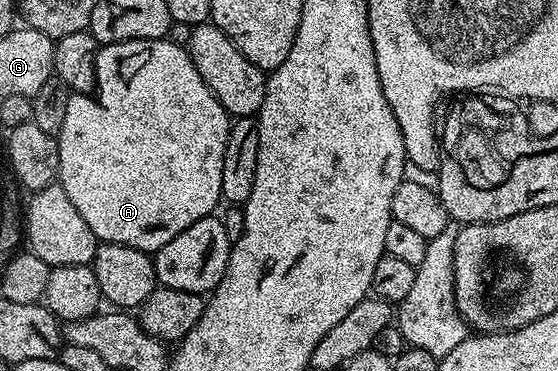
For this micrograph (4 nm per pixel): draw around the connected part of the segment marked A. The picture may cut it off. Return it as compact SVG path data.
M167 37L147 38L146 40L130 40L129 42L115 42L109 46L101 45L96 52L96 85L94 92L76 92L69 97L66 104L66 121L62 123L58 135L60 144L60 172L58 175L58 185L66 192L66 196L70 196L74 208L78 208L78 216L82 216L82 220L86 220L86 224L90 224L90 232L94 232L94 236L100 242L113 242L114 244L122 244L129 246L135 250L143 250L145 252L155 252L162 248L162 244L170 244L170 240L174 240L174 236L178 236L178 232L186 232L186 228L190 228L190 224L194 224L198 220L209 217L213 213L212 210L216 205L222 202L222 160L226 156L226 144L228 143L228 132L230 129L230 116L222 108L222 104L214 96L214 92L210 92L210 88L206 88L206 80L202 80L202 76L198 76L198 68L194 68L194 64L190 60L187 49L176 43L169 42Z

